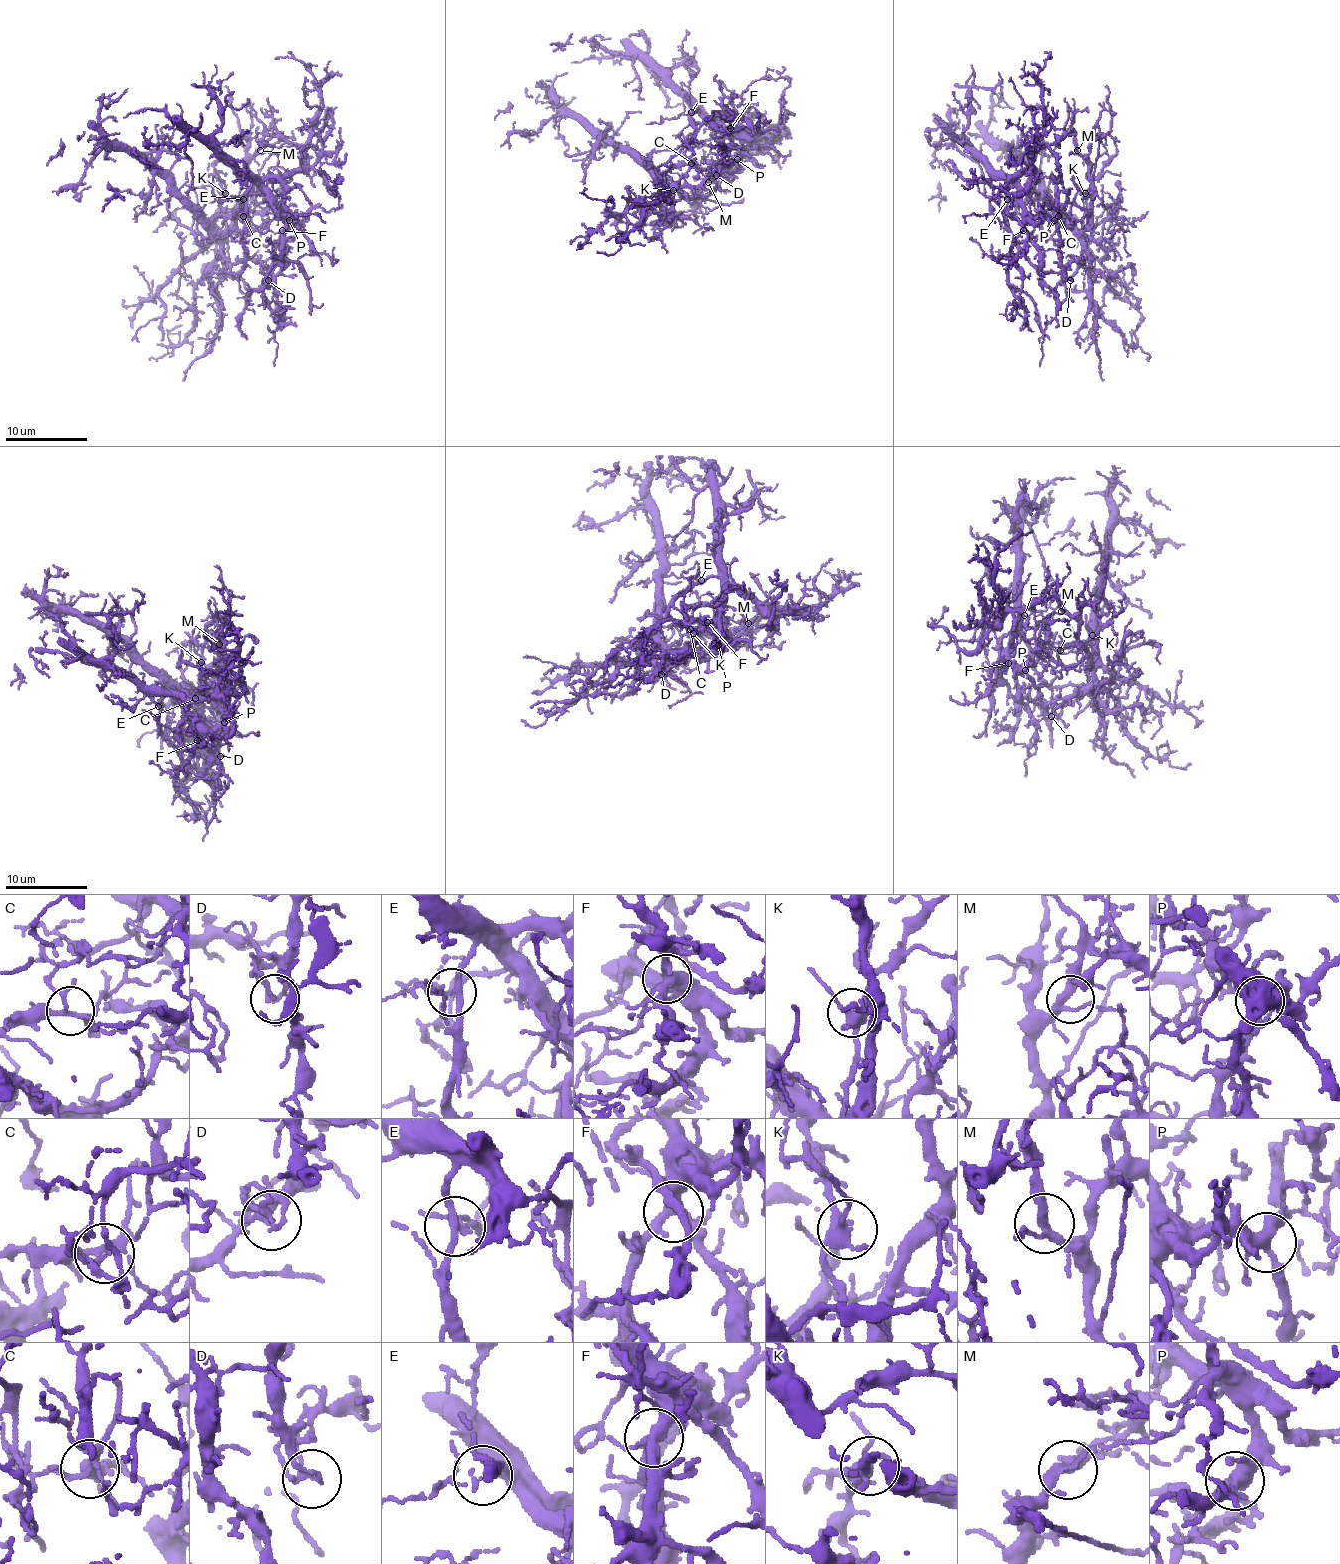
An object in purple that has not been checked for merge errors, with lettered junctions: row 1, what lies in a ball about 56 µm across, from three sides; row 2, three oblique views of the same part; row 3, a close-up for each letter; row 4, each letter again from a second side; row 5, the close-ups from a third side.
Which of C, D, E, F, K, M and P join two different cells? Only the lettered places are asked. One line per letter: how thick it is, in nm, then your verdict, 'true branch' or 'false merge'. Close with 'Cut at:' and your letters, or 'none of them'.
C: calibre 220 nm; true branch
D: calibre 150 nm; false merge
E: calibre 200 nm; true branch
F: calibre 380 nm; true branch
K: calibre 320 nm; true branch
M: calibre 280 nm; true branch
P: calibre 400 nm; true branch
Cut at: D

